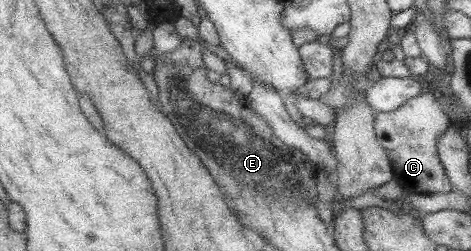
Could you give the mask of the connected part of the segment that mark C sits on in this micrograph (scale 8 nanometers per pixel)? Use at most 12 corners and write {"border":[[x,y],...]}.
{"border":[[425,88],[373,130],[393,178],[416,194],[452,189],[436,138],[451,126]]}

